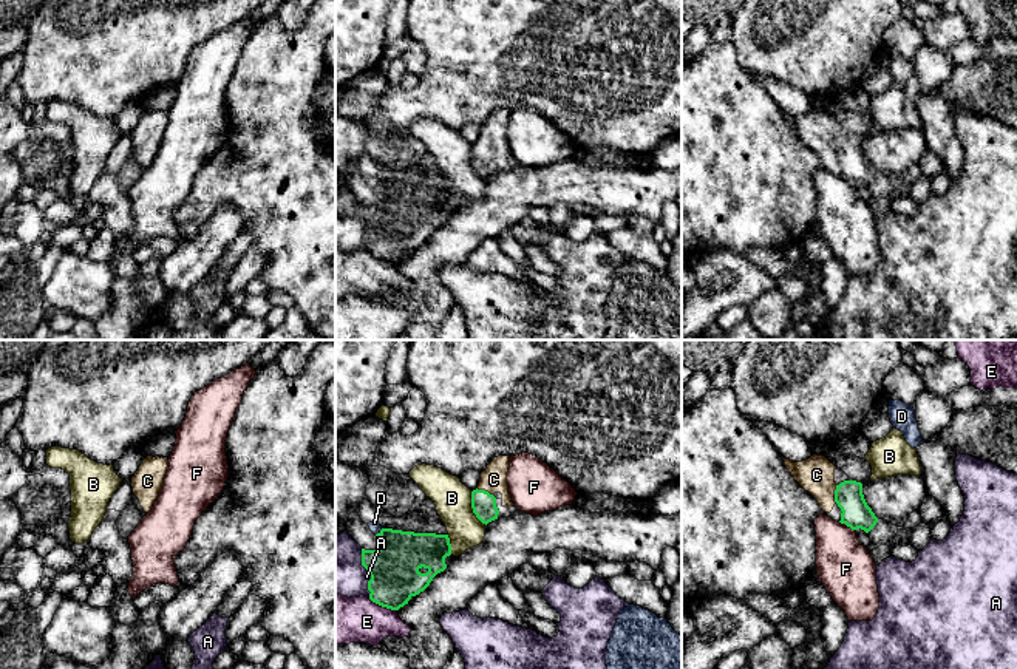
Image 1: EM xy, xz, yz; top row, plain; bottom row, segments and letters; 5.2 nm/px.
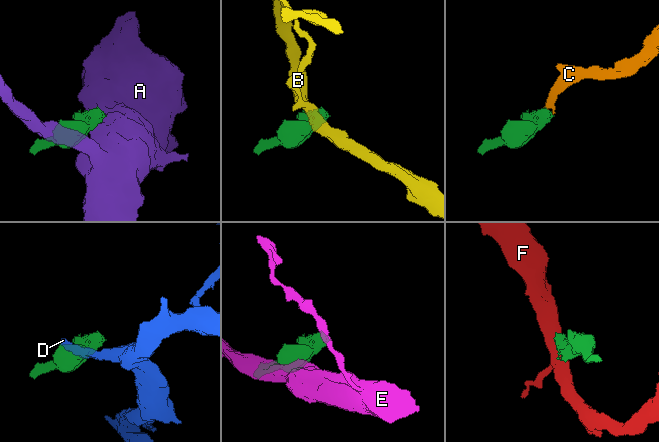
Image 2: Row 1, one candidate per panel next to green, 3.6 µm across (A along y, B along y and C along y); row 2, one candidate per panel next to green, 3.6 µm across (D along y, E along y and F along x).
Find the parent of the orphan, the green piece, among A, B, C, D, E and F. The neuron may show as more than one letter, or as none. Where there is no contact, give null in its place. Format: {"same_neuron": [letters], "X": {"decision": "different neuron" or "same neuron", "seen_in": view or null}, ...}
{"same_neuron": ["C"], "A": {"decision": "different neuron", "seen_in": "xz"}, "B": {"decision": "different neuron", "seen_in": "xz"}, "C": {"decision": "same neuron", "seen_in": "yz"}, "D": {"decision": "different neuron", "seen_in": "xz"}, "E": {"decision": "different neuron", "seen_in": "xz"}, "F": {"decision": "different neuron", "seen_in": "yz"}}

